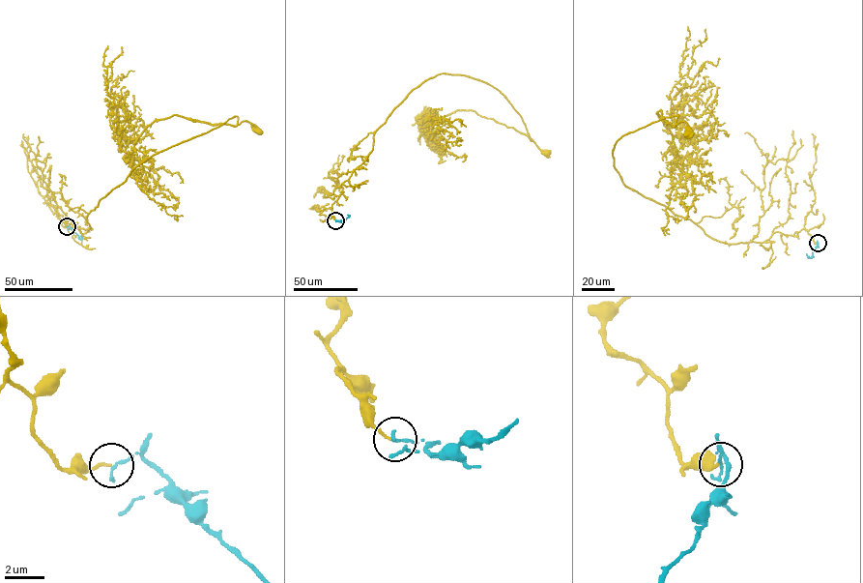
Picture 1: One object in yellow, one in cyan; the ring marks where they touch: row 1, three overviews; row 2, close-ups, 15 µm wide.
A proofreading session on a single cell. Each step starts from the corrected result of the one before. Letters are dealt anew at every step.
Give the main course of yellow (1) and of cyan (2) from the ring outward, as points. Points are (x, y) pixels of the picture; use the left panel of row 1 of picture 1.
1: (67, 226), (57, 215), (71, 228), (88, 229), (87, 216), (101, 198), (160, 152), (235, 116), (258, 131)
2: (67, 226), (79, 237)

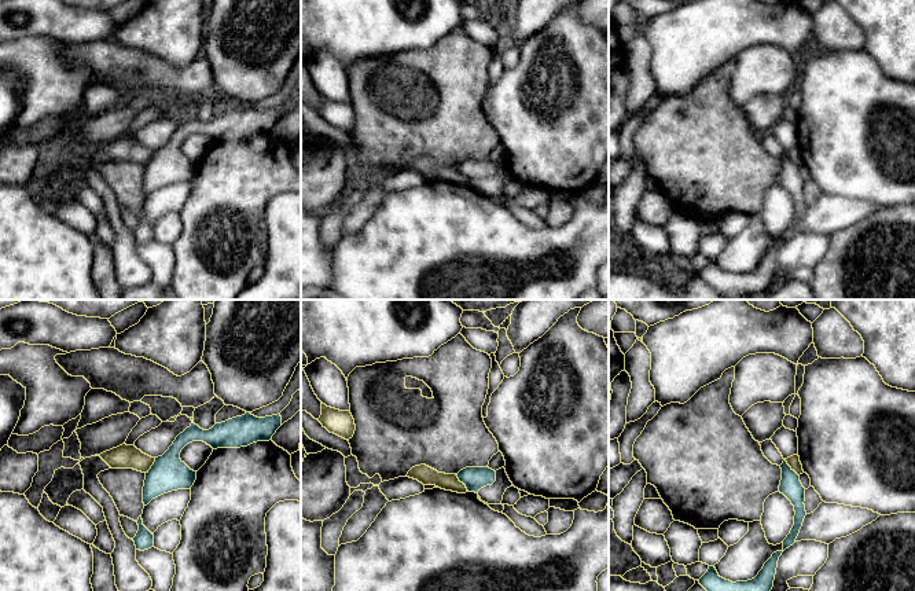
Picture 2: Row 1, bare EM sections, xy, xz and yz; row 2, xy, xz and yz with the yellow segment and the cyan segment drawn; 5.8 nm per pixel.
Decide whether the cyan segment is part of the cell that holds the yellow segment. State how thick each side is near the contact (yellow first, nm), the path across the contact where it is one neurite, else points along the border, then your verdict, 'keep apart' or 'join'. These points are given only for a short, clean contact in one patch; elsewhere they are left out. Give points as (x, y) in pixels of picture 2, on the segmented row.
110 nm thick on the yellow side, 140 nm on the other; border along xz (455, 474), (469, 491); keep apart

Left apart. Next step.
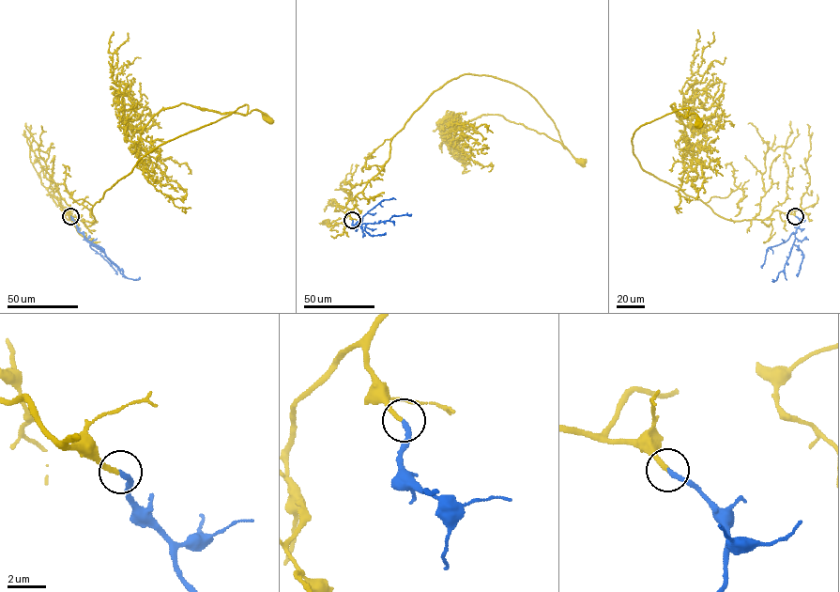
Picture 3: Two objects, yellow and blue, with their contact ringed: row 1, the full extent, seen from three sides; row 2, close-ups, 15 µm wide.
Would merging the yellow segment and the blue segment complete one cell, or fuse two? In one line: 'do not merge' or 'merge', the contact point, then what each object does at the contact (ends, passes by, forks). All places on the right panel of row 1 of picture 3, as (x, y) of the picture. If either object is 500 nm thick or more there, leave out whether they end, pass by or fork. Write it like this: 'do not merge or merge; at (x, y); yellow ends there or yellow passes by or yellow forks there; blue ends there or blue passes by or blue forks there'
merge; at (795, 216); yellow ends there; blue ends there

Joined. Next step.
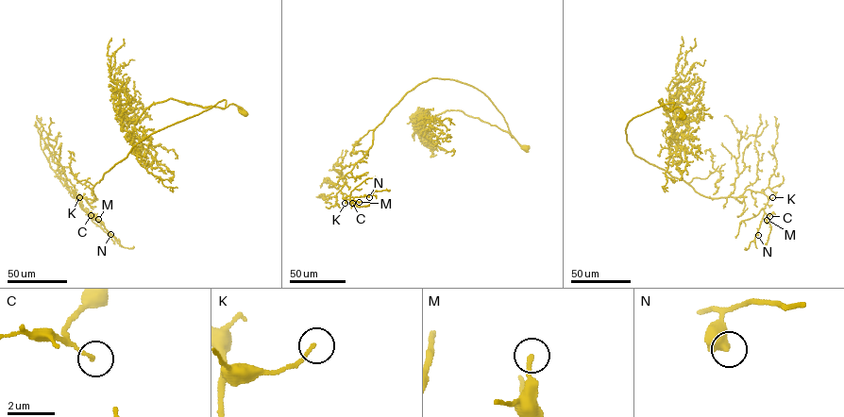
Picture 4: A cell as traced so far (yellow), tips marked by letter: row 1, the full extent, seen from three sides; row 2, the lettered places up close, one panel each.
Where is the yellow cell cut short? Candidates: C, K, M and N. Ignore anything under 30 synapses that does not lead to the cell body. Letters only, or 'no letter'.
no letter

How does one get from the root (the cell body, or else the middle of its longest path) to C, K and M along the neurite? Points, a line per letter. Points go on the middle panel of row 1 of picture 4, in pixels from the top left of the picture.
C: (525, 148), (482, 92), (430, 78), (374, 129), (371, 147), (345, 176), (341, 191), (352, 203)
K: (525, 148), (482, 92), (430, 78), (376, 127), (371, 147), (345, 176), (345, 203)
M: (525, 148), (482, 92), (430, 78), (391, 110), (367, 153), (345, 175), (343, 196), (359, 202)

